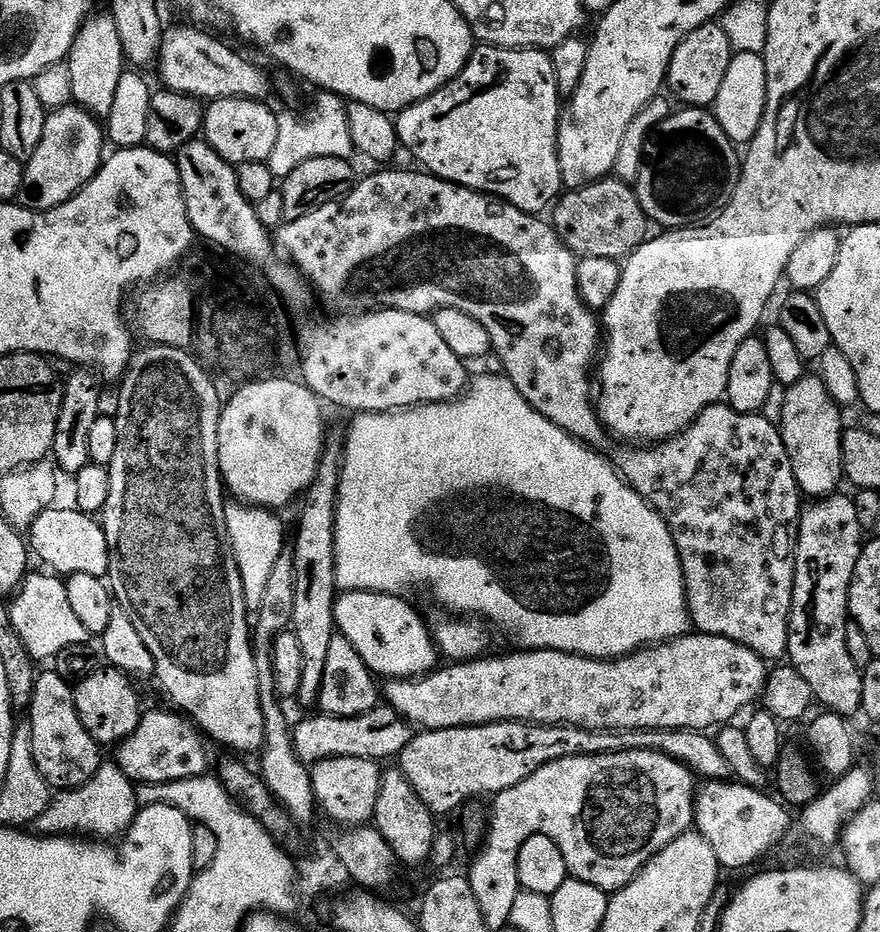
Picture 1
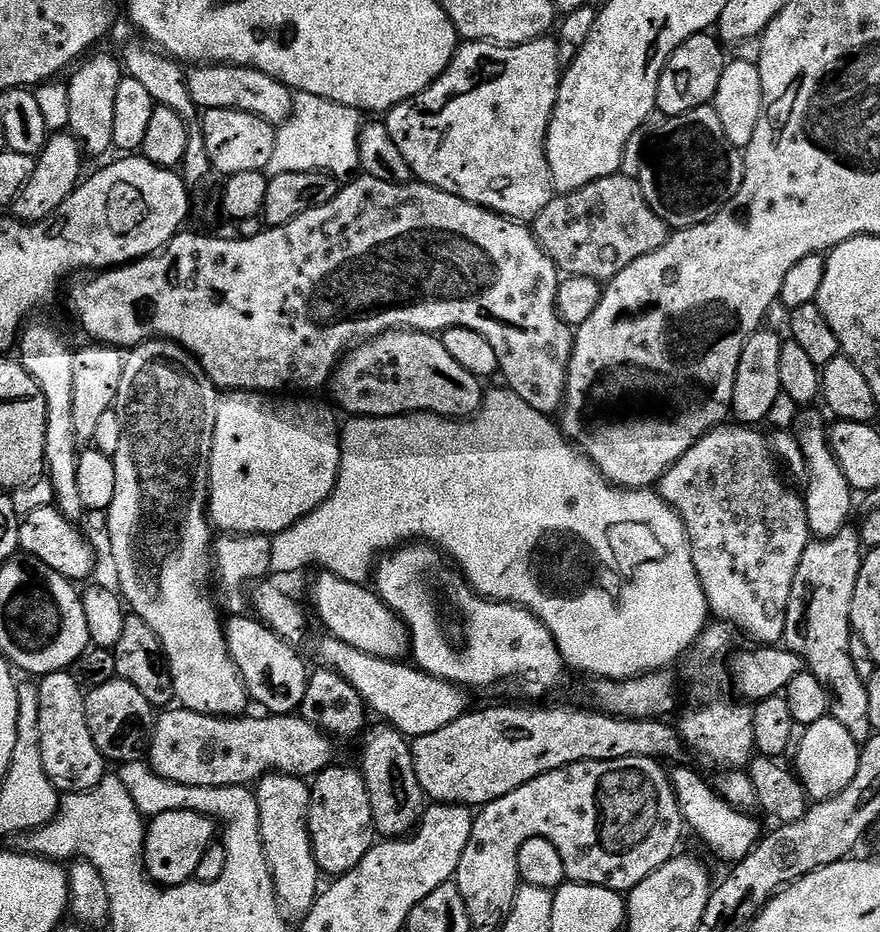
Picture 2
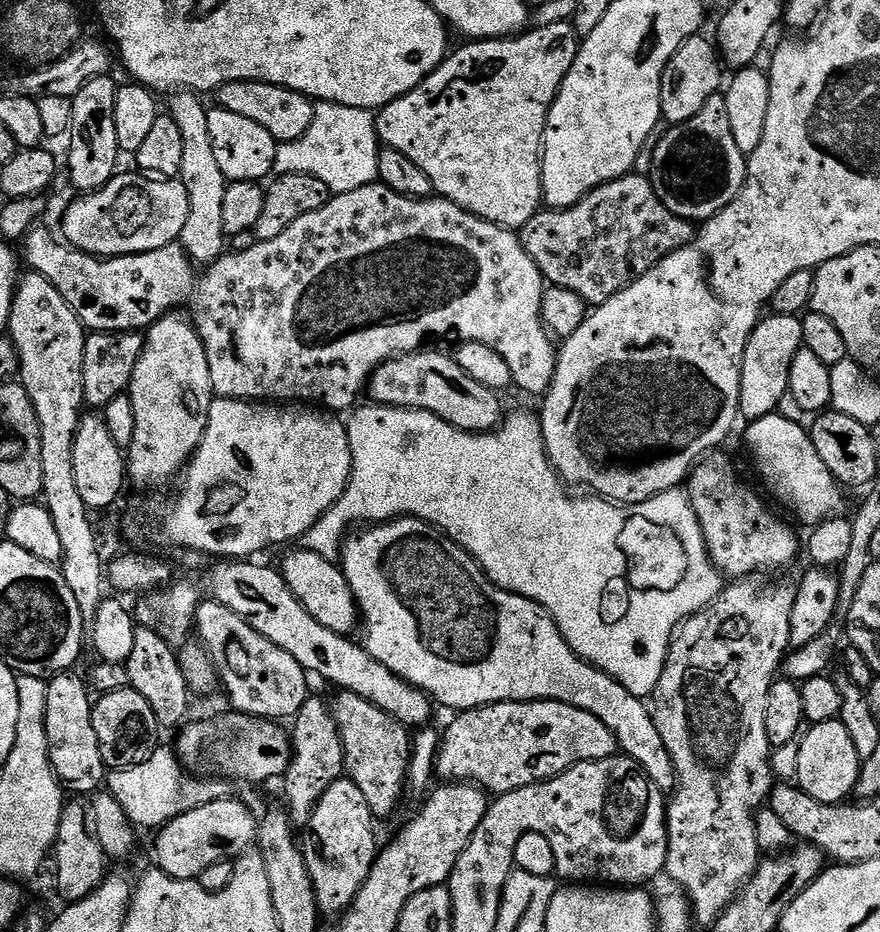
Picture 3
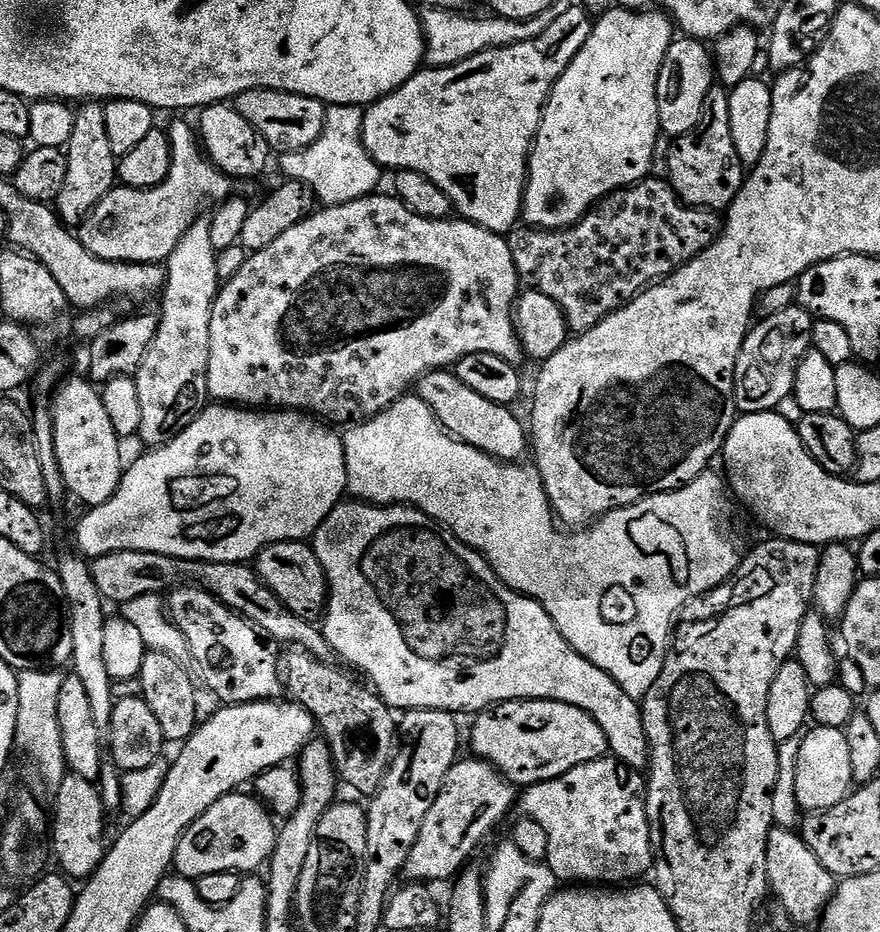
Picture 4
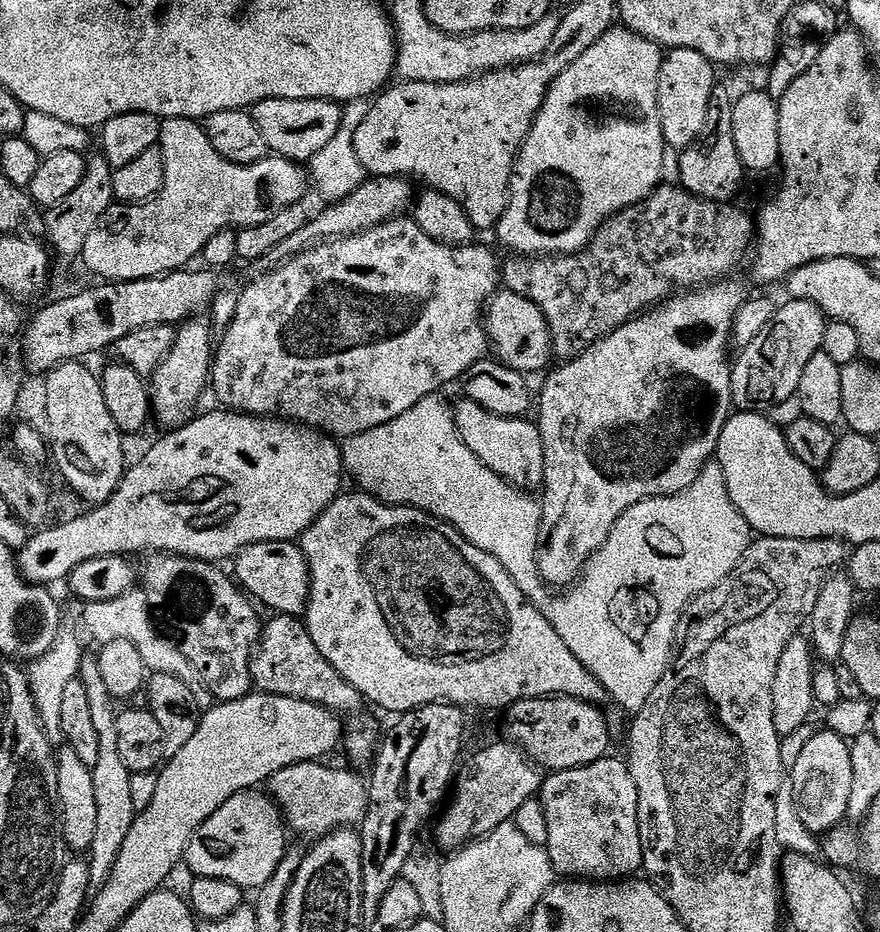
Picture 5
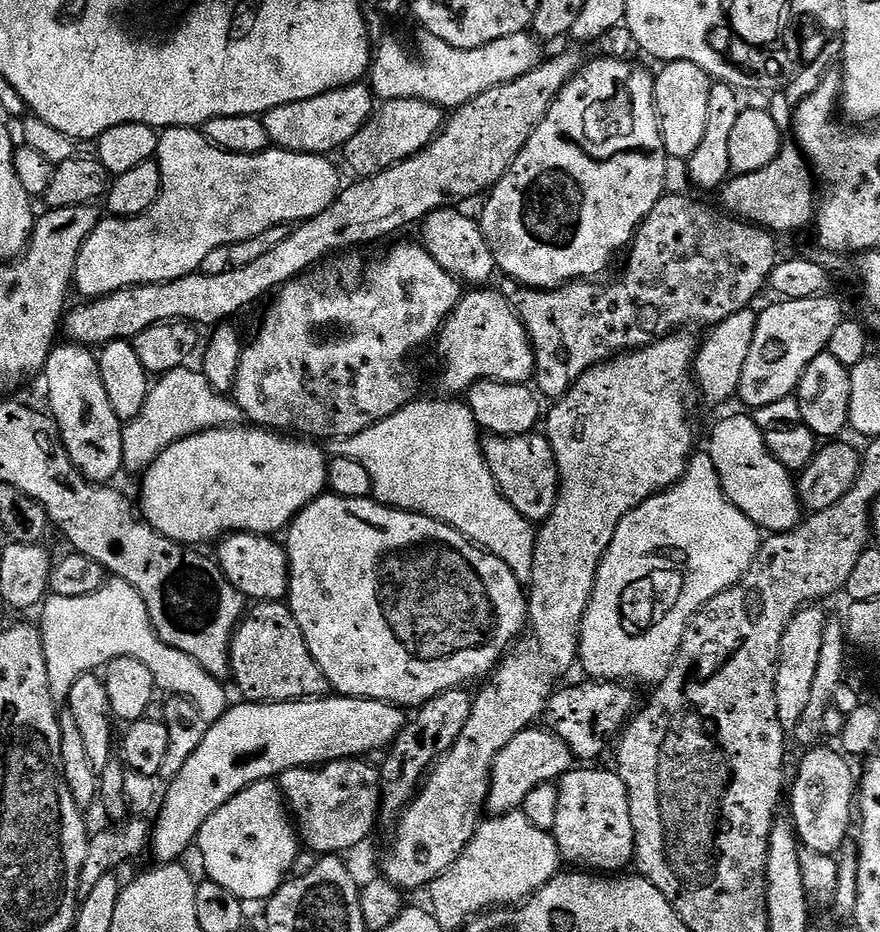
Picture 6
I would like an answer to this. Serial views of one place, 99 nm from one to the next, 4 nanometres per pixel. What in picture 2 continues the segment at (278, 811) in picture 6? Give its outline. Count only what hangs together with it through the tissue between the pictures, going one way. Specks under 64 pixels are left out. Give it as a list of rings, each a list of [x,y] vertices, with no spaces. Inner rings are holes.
[[[170,812],[151,817],[144,838],[144,866],[148,875],[161,886],[187,884],[198,870],[198,862],[202,862],[202,854],[214,842],[218,832],[212,817],[196,812]]]

